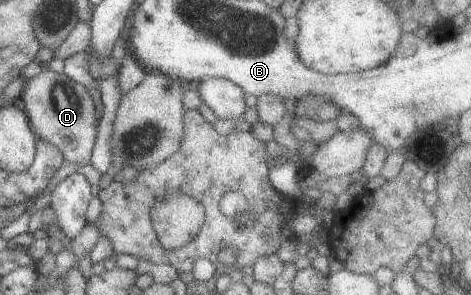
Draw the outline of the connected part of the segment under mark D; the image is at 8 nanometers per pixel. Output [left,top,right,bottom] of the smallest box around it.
[20,70,96,165]

